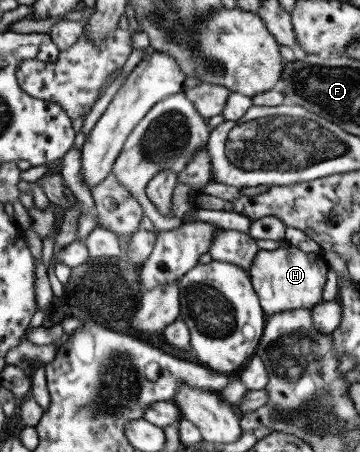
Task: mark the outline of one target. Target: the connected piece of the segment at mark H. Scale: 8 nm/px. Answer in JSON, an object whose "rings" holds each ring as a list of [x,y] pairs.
{"rings":[[[284,245],[273,250],[257,250],[248,274],[259,305],[266,316],[291,310],[310,310],[322,302],[321,291],[325,285],[328,265],[315,252],[305,253],[297,246]]]}

